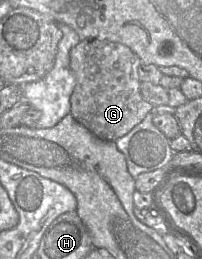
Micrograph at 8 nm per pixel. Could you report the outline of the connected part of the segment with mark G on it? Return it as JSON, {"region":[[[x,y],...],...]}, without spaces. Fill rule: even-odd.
{"region":[[[80,40],[69,53],[76,79],[70,97],[70,114],[100,139],[116,141],[152,112],[154,106],[140,92],[138,67],[142,63],[128,47],[109,40]]]}

